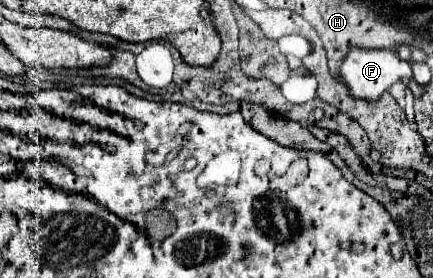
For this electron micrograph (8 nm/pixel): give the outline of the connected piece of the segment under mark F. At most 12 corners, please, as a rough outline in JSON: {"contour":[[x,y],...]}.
{"contour":[[351,48],[339,76],[353,98],[375,102],[411,64],[395,50]]}

